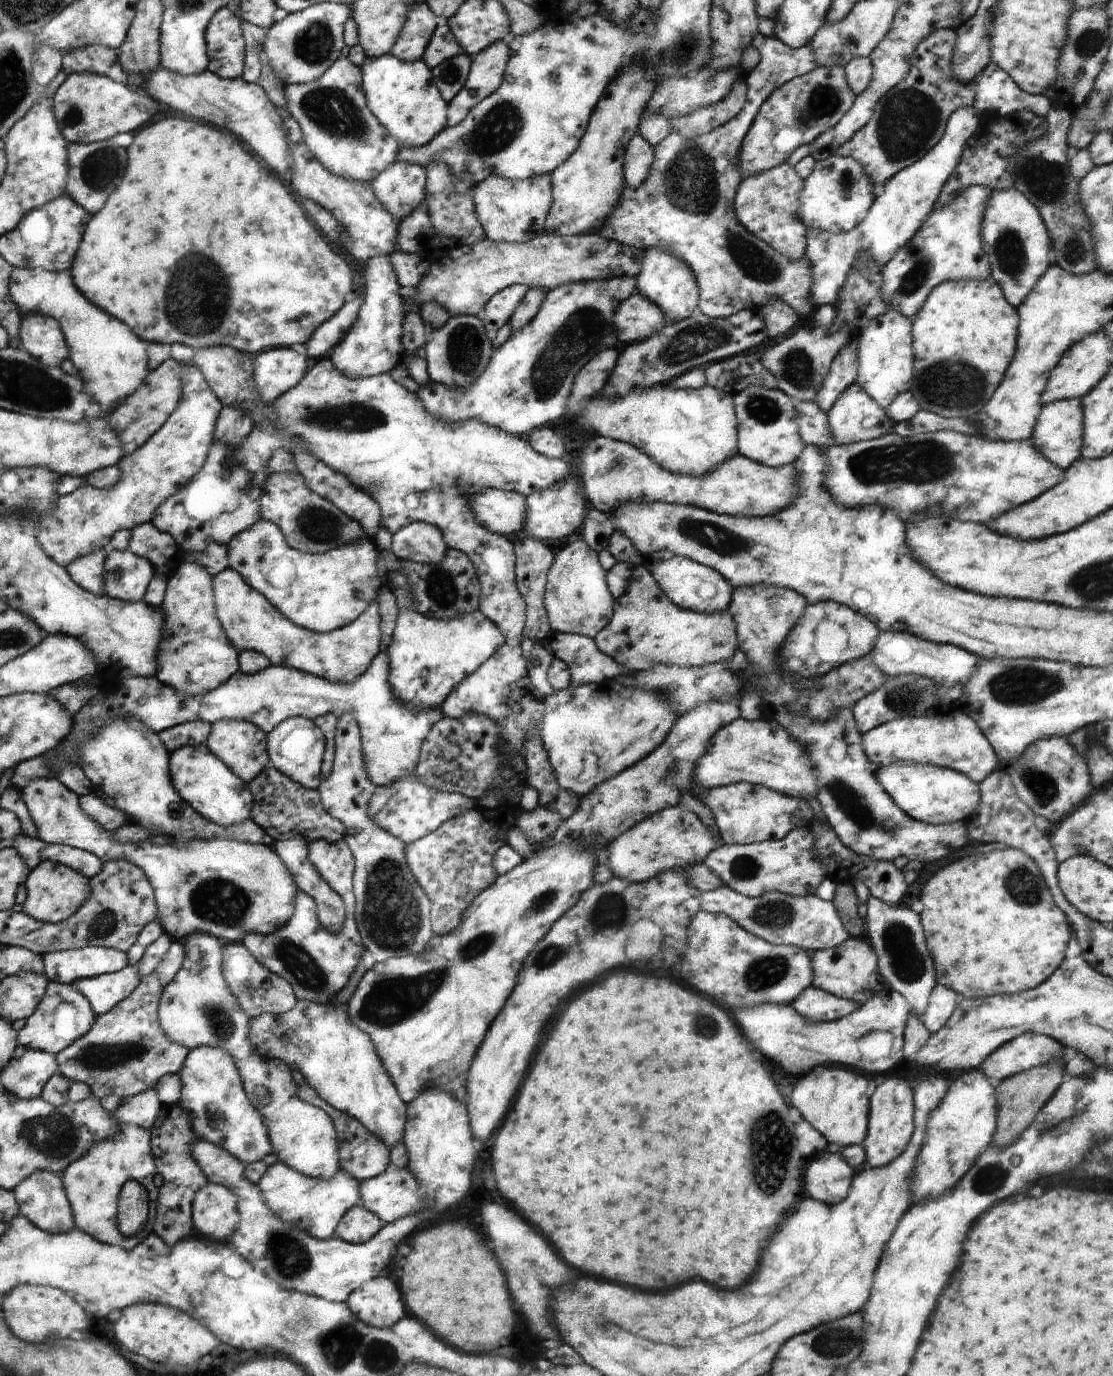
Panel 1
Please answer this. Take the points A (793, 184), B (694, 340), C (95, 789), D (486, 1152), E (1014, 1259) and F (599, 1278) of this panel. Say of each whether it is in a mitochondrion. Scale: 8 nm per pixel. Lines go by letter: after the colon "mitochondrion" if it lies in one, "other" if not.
A: other
B: mitochondrion
C: other
D: other
E: other
F: other

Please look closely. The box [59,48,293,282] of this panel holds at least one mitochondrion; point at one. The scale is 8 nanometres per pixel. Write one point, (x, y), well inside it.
(100, 169)

